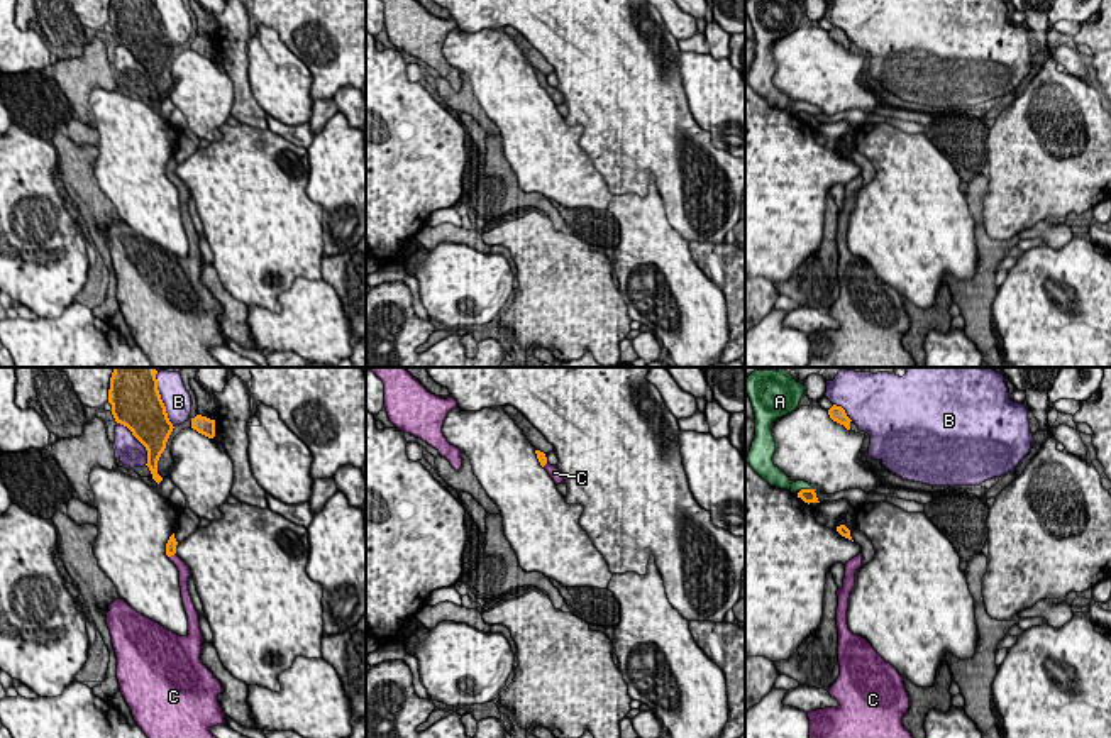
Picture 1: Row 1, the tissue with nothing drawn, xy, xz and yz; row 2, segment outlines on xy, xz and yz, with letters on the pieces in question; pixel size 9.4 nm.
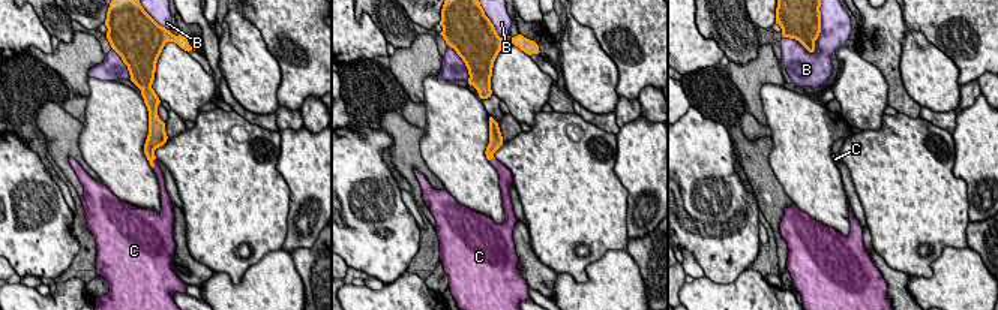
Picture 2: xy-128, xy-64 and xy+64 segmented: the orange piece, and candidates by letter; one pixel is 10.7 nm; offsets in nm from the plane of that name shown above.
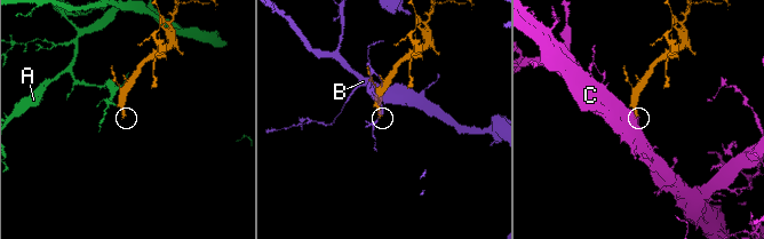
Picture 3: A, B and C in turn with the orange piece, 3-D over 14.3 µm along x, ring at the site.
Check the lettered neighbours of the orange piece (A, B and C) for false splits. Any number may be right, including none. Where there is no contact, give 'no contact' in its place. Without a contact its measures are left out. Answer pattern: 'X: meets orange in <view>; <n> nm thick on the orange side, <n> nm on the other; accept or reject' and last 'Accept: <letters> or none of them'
A: meets orange in yz; 130 nm thick on the orange side, 140 nm on the other; reject
B: meets orange in xy; 460 nm thick on the orange side, 260 nm on the other; reject
C: meets orange in xy; 100 nm thick on the orange side, 120 nm on the other; accept
Accept: C

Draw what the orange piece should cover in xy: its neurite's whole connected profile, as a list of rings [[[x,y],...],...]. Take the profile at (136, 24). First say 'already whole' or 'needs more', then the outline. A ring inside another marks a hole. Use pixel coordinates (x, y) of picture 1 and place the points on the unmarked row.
already whole; [[[110,0],[108,24],[117,44],[127,47],[147,71],[147,88],[159,105],[158,81],[173,52],[158,0]]]

